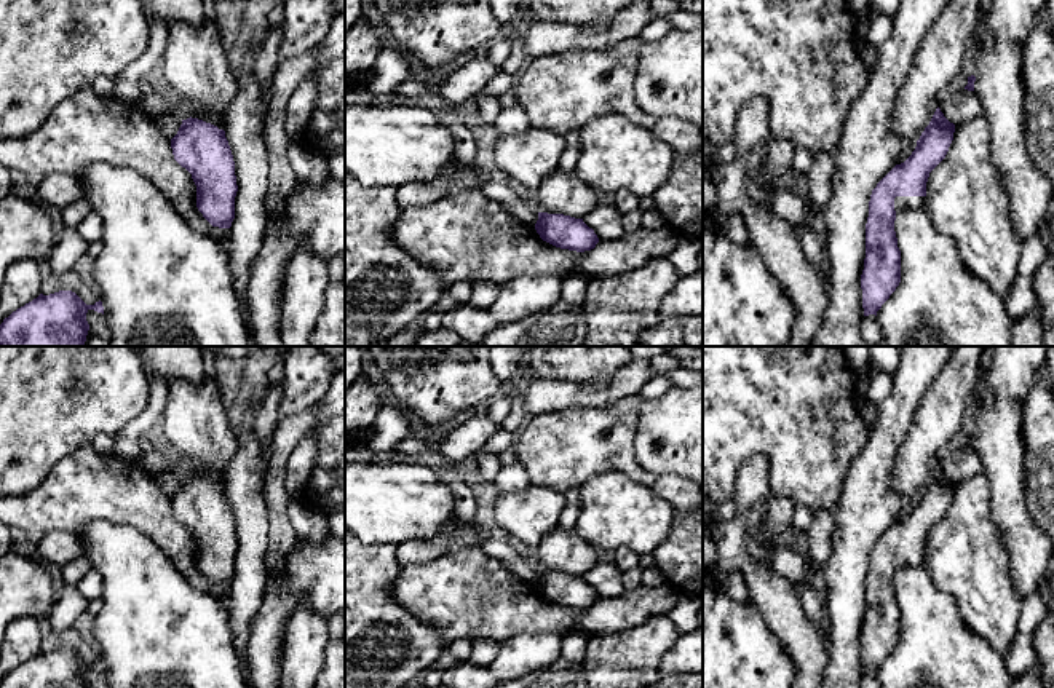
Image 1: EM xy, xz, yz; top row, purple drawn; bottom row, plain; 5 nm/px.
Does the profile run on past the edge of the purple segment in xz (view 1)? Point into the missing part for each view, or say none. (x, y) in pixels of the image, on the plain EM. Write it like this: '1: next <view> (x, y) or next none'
1: next none

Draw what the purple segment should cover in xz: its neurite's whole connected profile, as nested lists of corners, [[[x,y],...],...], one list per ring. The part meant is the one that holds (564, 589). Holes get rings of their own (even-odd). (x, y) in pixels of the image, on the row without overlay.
[[[538,570],[535,587],[543,599],[561,607],[584,610],[599,600],[597,592],[583,576],[564,571]]]

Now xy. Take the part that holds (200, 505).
[[[190,474],[182,477],[171,506],[174,517],[192,532],[198,568],[212,584],[230,586],[238,543],[225,488]]]

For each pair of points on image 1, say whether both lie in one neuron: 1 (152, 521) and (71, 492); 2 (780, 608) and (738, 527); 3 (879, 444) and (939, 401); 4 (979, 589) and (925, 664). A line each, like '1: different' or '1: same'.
1: same
2: same
3: different
4: different

